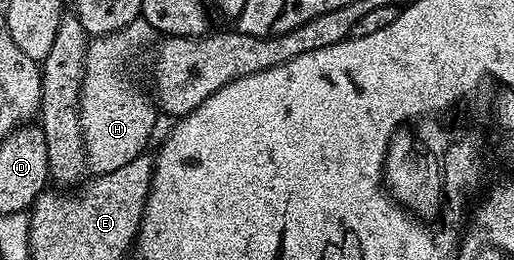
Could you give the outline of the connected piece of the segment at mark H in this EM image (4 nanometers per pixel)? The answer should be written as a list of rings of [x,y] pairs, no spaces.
[[[139,17],[116,33],[89,40],[78,112],[86,146],[86,165],[94,175],[120,169],[120,165],[128,165],[128,161],[147,150],[146,142],[158,123],[160,111],[149,94],[142,95],[141,89],[134,87],[133,81],[122,72],[122,66],[133,51],[148,46],[155,35],[156,32]]]

